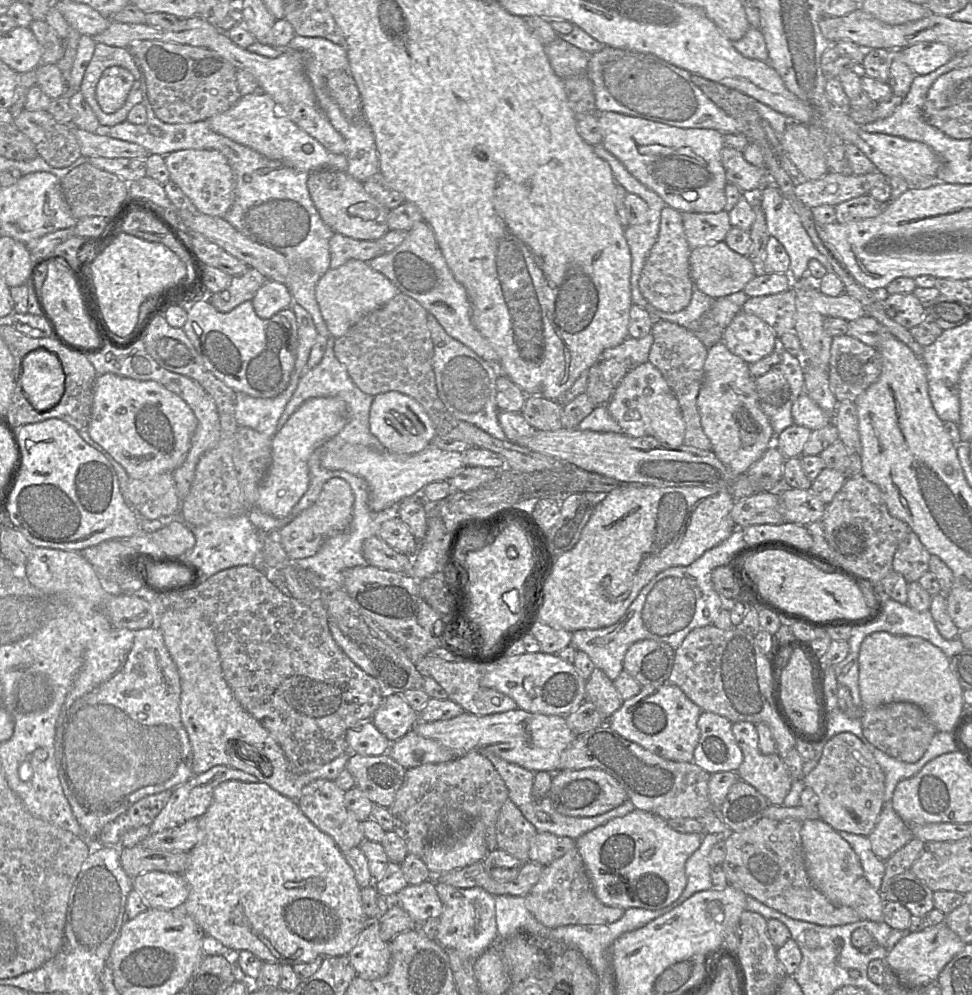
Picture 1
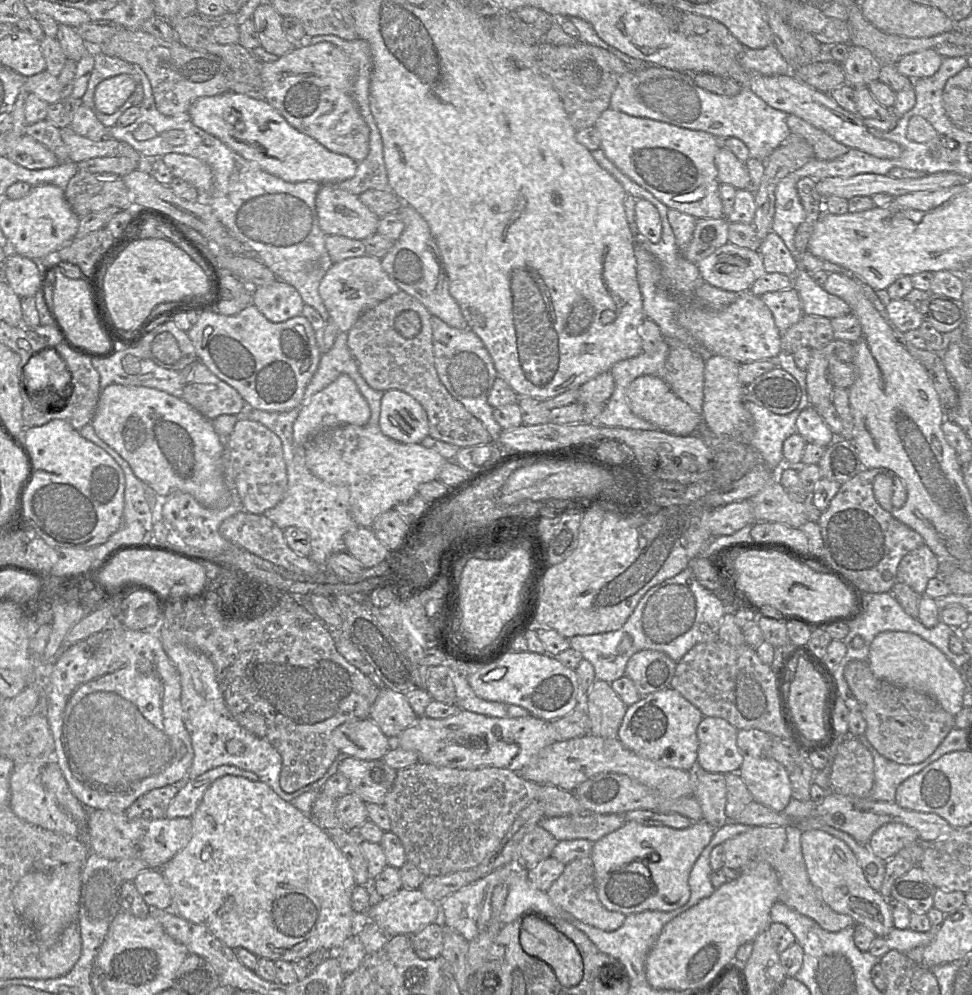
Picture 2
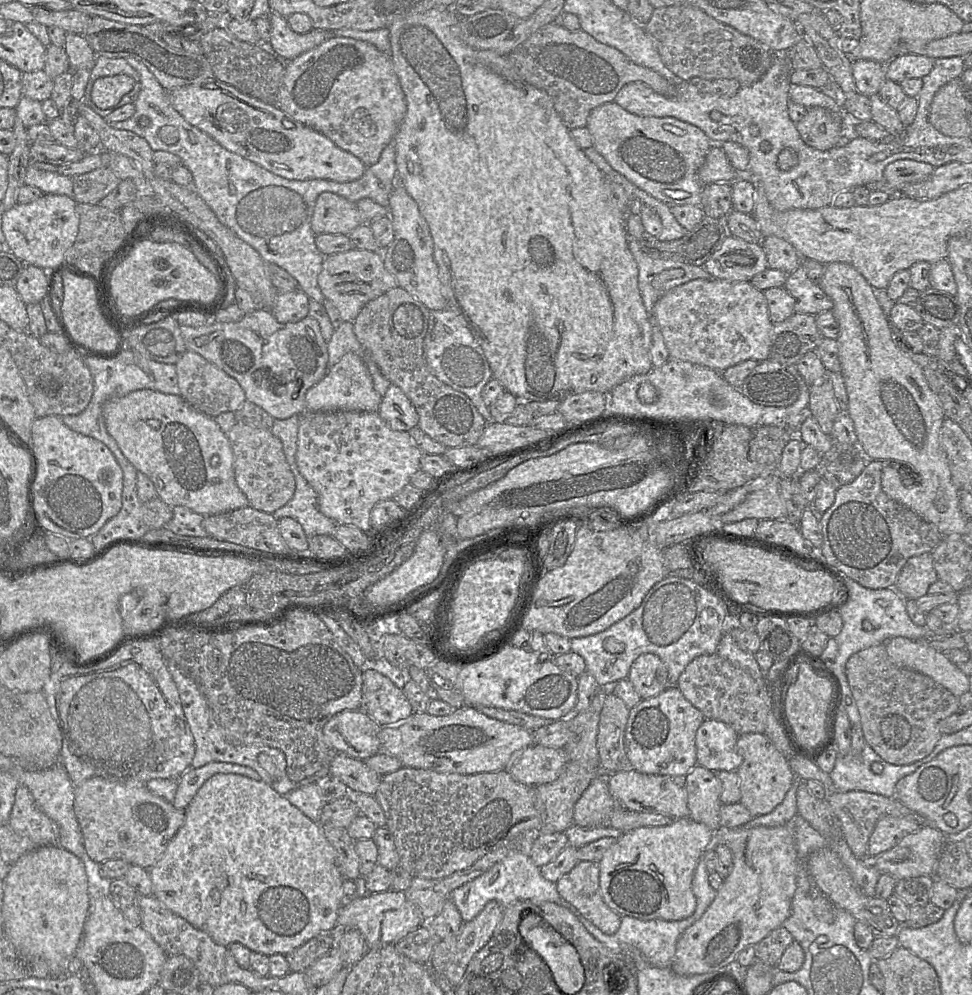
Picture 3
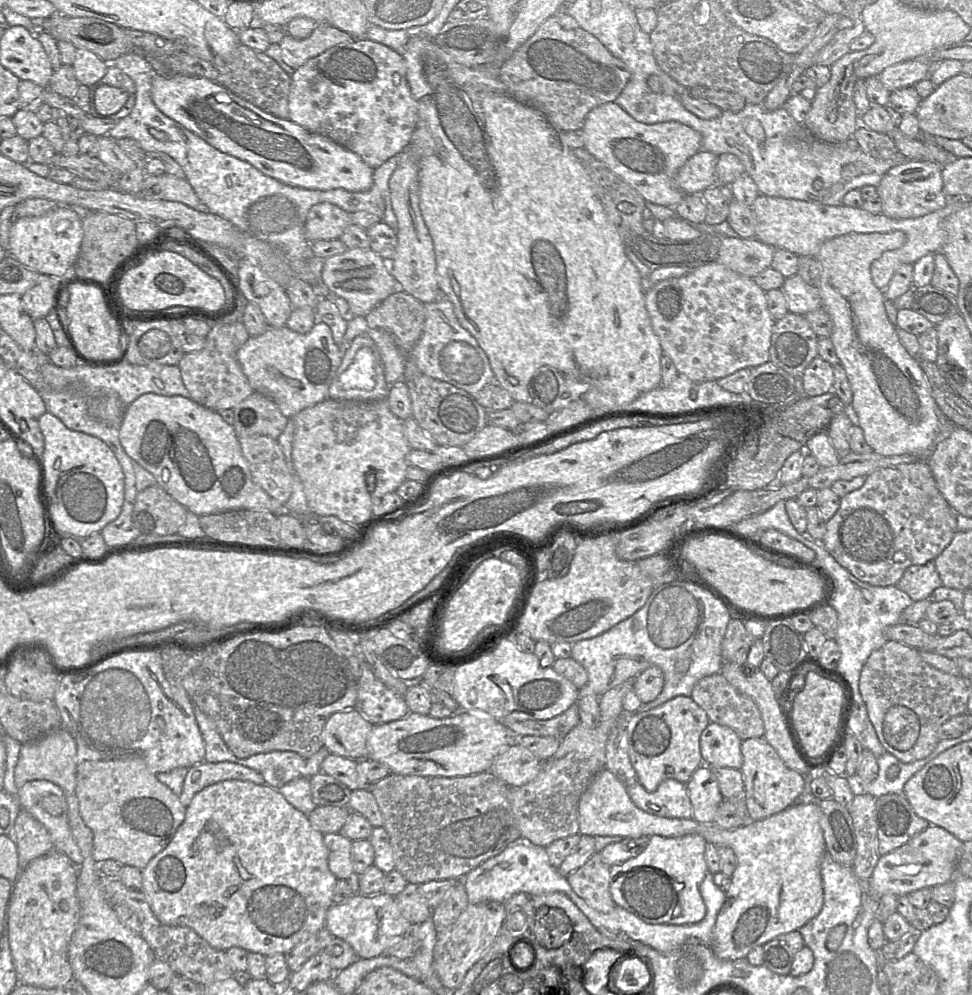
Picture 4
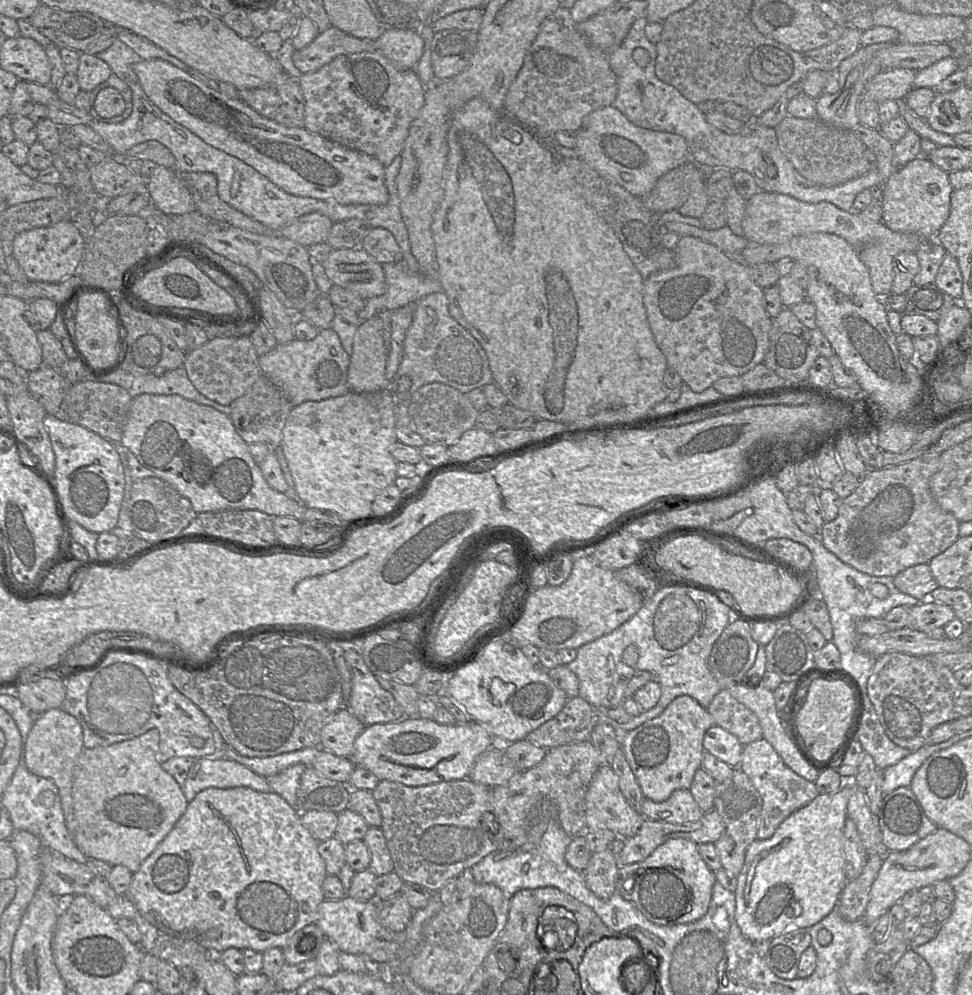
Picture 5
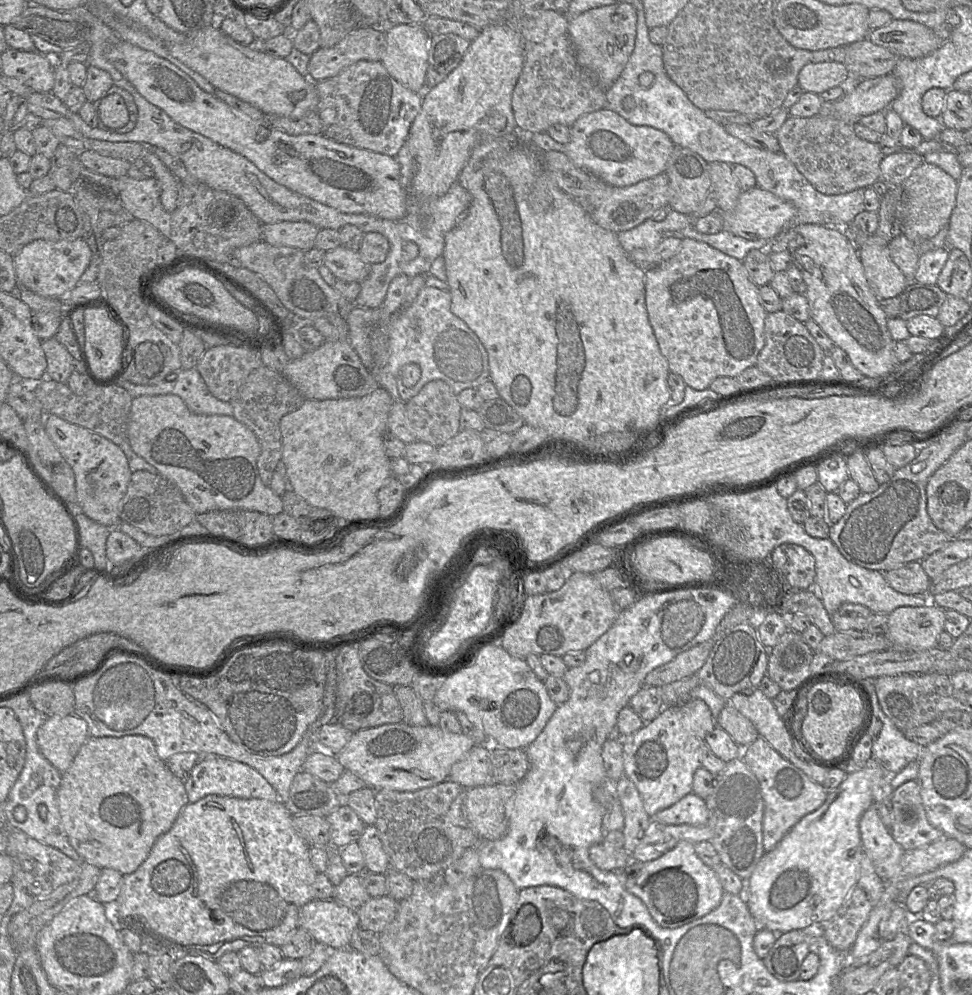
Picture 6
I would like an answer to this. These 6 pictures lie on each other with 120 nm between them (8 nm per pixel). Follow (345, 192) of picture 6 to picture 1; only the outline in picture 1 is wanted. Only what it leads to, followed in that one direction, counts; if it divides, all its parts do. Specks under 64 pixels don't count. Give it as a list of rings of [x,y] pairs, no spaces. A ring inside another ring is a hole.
[[[263,91],[242,96],[230,109],[207,120],[214,132],[247,146],[269,159],[280,161],[296,171],[310,173],[321,169],[344,172],[347,170],[348,161],[344,154],[329,152],[284,115],[274,99]]]

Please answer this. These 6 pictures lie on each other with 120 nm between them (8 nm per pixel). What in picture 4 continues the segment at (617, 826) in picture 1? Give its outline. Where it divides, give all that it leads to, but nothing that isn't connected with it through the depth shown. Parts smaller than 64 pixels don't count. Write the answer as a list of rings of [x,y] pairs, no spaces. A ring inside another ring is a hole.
[[[653,835],[645,850],[638,856],[610,867],[610,892],[616,906],[622,907],[649,924],[693,924],[701,921],[706,906],[699,886],[709,872],[705,861],[707,841],[699,835],[662,837]]]

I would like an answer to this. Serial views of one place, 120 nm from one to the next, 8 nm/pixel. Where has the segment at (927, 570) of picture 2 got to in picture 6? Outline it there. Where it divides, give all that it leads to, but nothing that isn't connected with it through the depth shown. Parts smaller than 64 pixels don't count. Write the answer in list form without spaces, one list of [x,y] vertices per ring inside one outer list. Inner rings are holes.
[[[920,561],[882,572],[887,583],[897,592],[907,595],[928,595],[931,579],[924,571]]]

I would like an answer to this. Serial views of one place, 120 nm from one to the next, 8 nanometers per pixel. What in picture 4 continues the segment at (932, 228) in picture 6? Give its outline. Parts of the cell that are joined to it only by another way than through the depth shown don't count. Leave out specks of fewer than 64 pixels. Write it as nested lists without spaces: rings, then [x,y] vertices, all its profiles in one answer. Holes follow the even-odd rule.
[[[906,160],[887,171],[877,187],[883,208],[882,214],[894,219],[918,218],[943,208],[949,198],[943,192],[942,166],[937,163],[917,160]]]

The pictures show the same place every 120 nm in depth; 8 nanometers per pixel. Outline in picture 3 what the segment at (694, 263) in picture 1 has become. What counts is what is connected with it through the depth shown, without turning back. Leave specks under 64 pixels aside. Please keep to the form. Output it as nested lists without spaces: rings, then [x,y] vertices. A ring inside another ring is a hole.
[[[728,235],[703,267],[715,279],[749,282],[768,268],[768,262],[761,244]]]

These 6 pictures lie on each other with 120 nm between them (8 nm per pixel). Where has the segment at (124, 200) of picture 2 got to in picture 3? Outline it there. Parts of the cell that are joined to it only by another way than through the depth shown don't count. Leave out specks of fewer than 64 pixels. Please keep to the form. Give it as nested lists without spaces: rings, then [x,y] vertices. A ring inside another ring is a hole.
[[[108,166],[73,178],[73,198],[77,204],[99,204],[121,182]]]

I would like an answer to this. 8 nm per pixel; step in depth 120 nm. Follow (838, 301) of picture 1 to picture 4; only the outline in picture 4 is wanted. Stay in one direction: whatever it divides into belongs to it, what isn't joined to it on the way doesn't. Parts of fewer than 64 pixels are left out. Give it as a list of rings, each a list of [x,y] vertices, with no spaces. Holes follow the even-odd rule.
[[[798,274],[785,278],[782,290],[787,299],[788,311],[804,316],[822,307],[818,287],[807,284]]]

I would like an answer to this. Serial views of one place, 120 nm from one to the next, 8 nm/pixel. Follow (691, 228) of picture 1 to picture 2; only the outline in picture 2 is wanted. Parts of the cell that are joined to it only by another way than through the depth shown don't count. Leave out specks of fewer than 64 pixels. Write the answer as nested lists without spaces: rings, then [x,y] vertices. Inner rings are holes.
[[[726,217],[696,219],[691,240],[682,253],[683,257],[697,264],[726,244],[729,223]]]

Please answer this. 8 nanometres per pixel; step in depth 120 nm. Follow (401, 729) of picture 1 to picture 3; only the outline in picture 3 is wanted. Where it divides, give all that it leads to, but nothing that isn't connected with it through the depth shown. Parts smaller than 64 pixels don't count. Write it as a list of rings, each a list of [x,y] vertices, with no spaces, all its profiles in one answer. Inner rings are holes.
[[[374,669],[363,670],[362,710],[379,725],[395,725],[413,714],[402,689]]]

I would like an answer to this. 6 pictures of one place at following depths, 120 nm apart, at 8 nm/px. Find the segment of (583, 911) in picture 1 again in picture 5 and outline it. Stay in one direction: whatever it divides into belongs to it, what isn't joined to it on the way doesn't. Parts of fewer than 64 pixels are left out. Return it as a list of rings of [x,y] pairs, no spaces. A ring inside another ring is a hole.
[[[607,848],[593,853],[586,866],[581,871],[587,887],[599,898],[607,899],[616,892],[616,876],[618,860]]]

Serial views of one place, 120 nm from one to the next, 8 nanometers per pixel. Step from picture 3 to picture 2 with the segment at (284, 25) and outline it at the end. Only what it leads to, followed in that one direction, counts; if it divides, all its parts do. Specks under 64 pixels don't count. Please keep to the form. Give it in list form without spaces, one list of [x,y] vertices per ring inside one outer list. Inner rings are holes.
[[[270,2],[260,4],[252,15],[255,29],[259,35],[261,46],[269,53],[279,57],[297,47],[283,30],[283,16]]]

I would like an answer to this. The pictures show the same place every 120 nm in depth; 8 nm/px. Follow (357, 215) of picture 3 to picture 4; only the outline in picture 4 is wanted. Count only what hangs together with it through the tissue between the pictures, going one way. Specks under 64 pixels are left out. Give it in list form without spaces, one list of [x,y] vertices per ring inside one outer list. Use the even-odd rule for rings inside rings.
[[[322,202],[315,204],[308,212],[304,235],[309,242],[339,239],[351,224],[351,214],[340,207]]]

